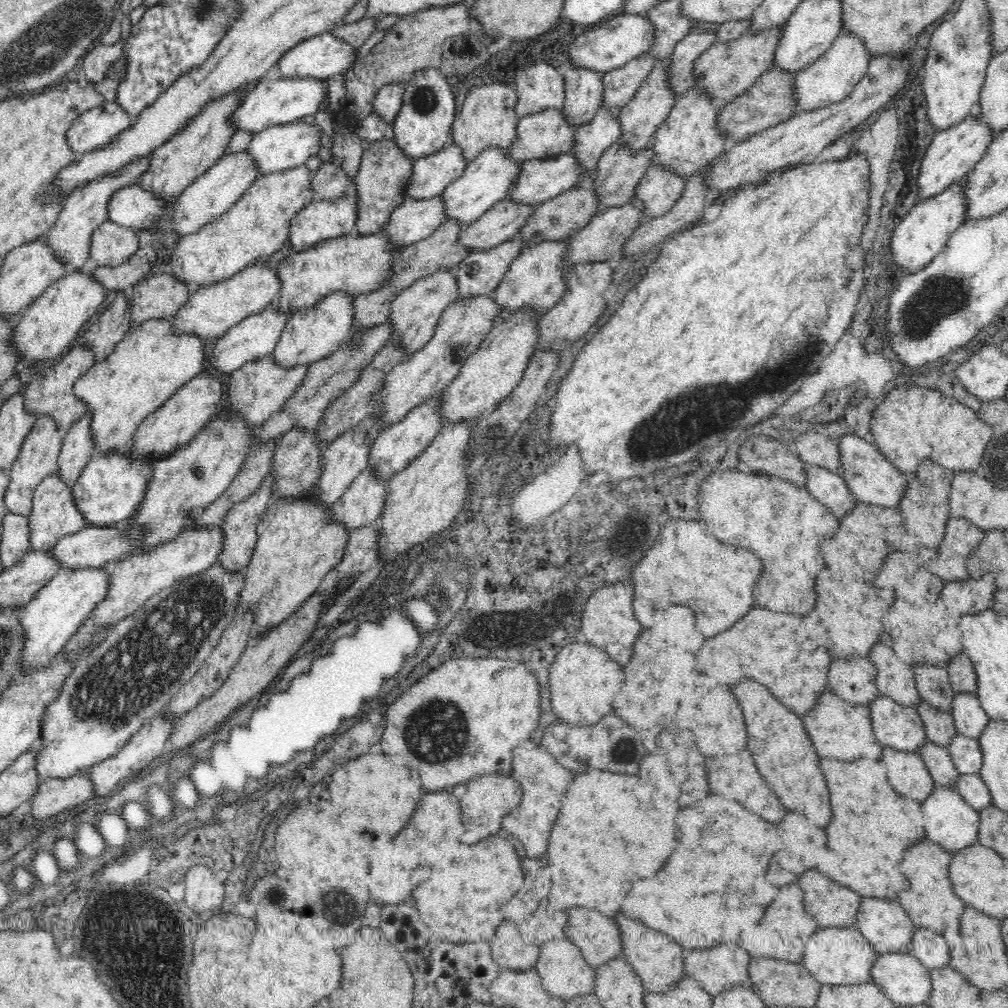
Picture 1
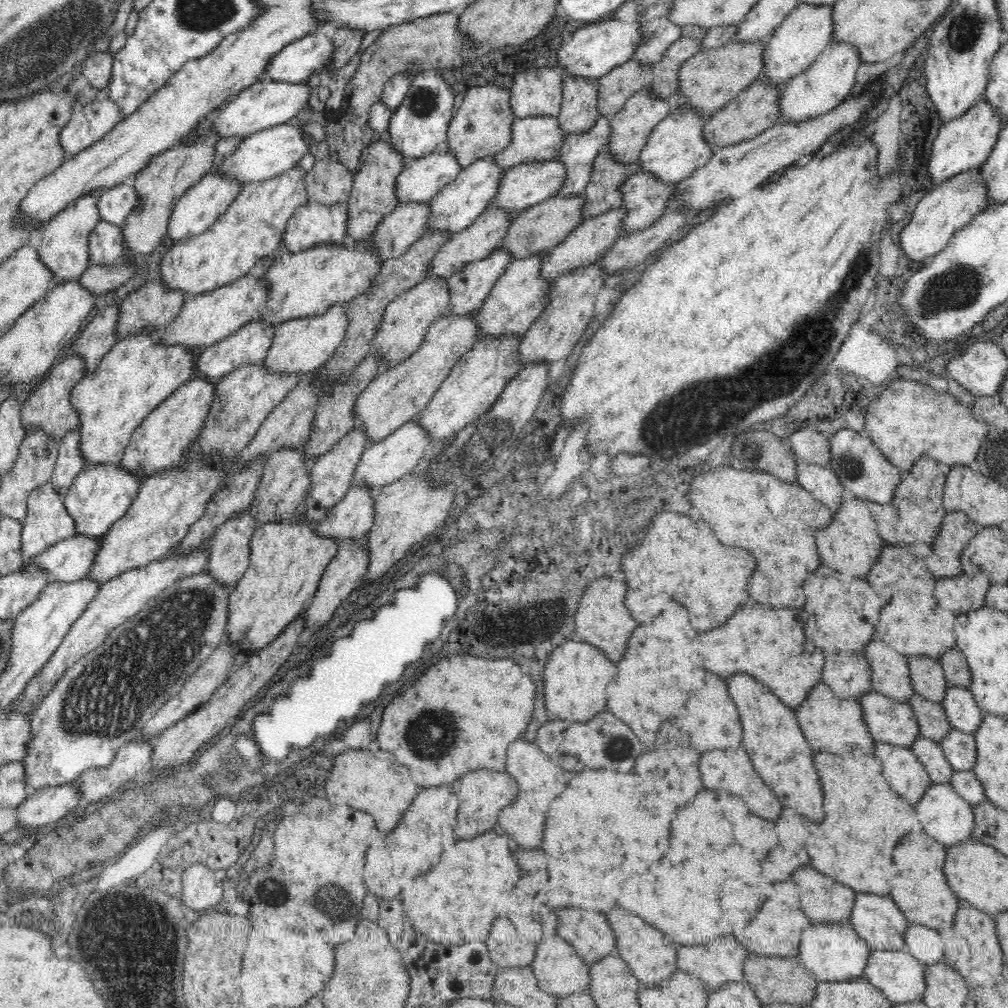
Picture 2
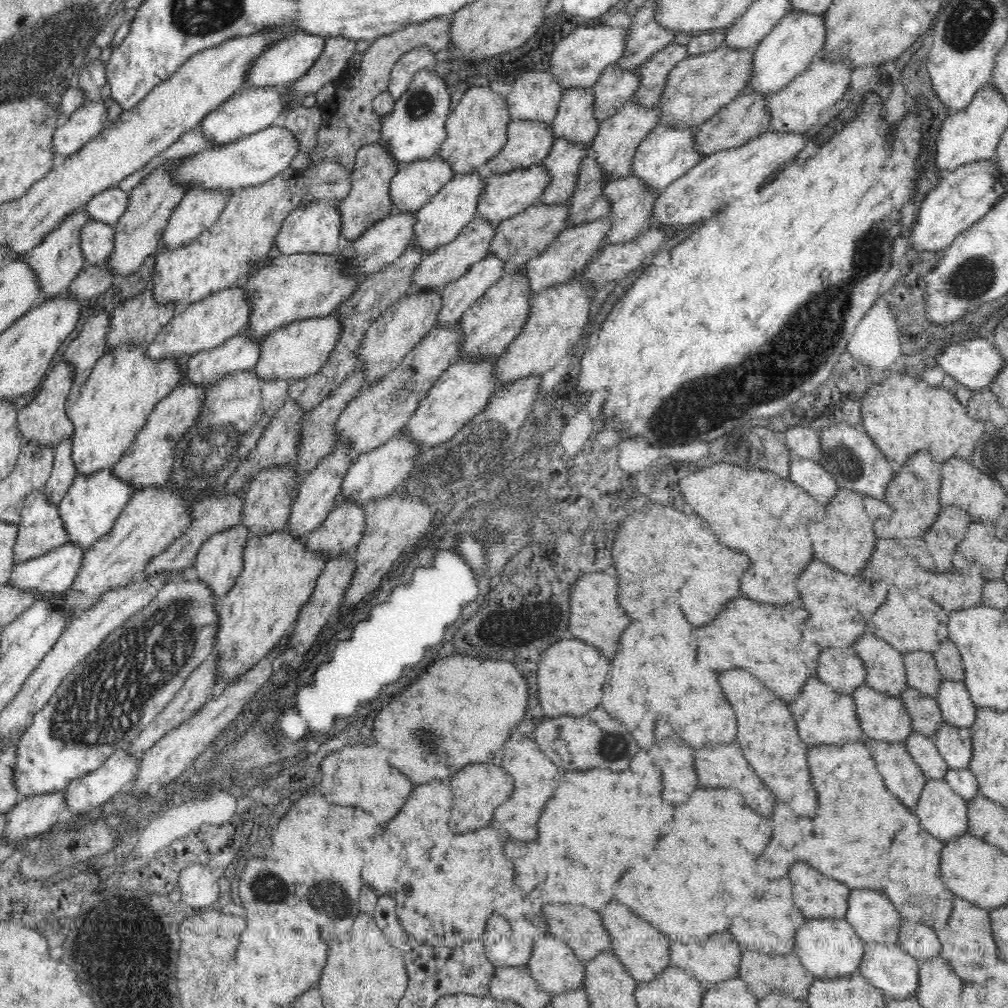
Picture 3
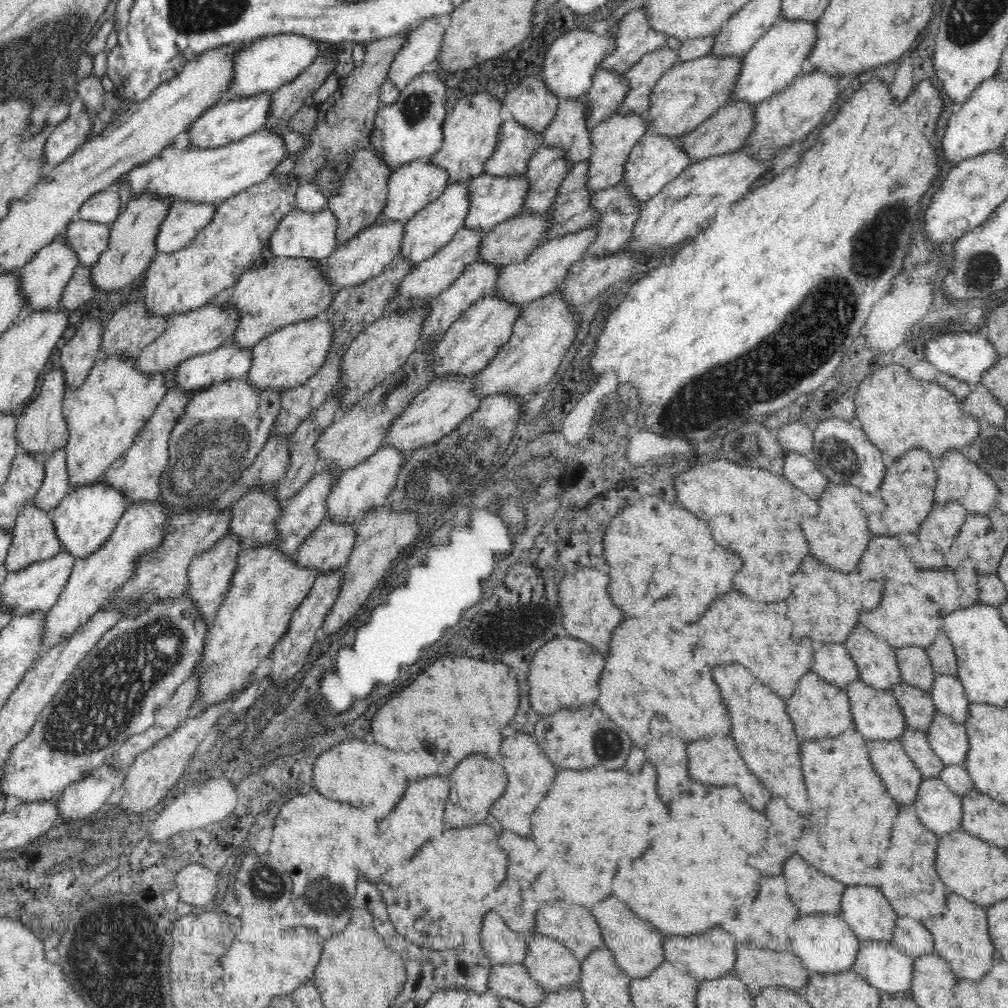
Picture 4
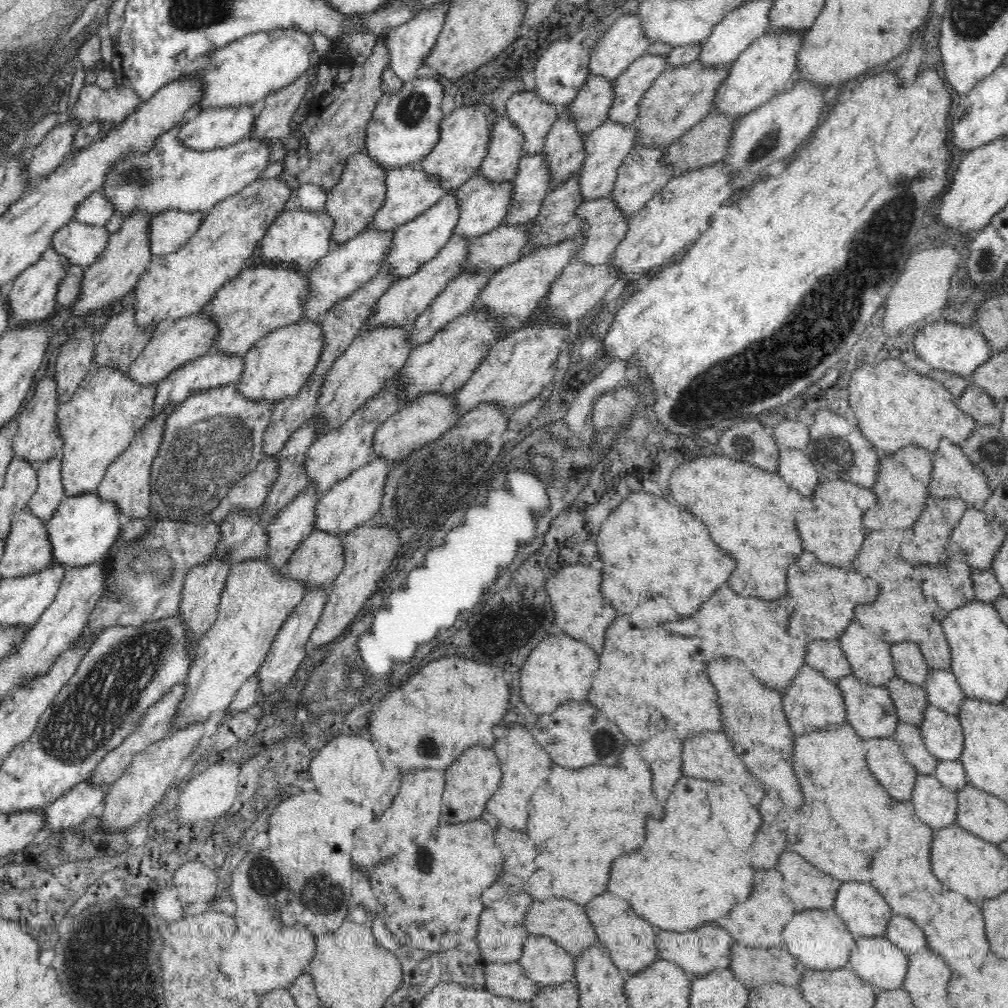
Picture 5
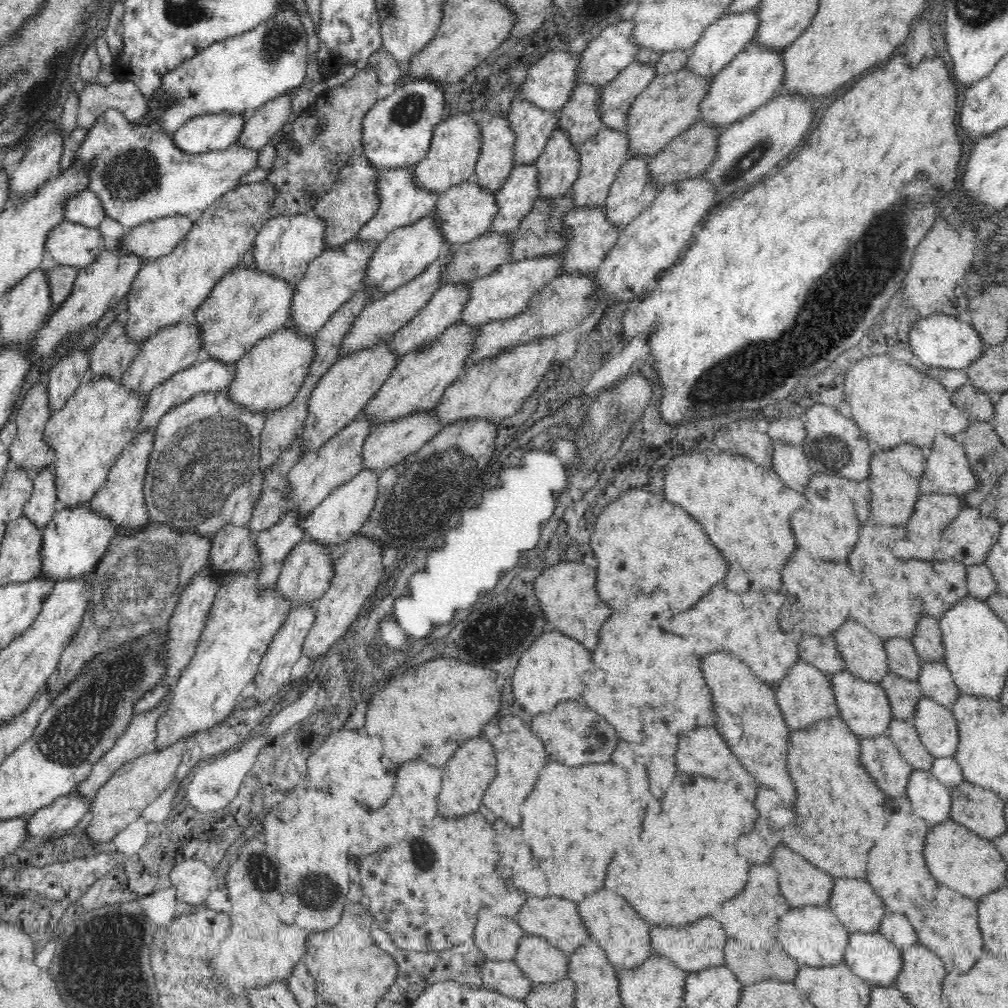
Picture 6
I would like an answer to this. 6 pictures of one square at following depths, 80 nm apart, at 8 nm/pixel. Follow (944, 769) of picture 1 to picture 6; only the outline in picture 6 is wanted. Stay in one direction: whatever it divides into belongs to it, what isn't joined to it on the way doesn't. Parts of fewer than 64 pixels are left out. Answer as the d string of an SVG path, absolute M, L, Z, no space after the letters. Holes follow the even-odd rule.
M892 718L888 735L897 744L903 758L914 769L920 769L921 771L931 770L935 758L922 744L913 720L903 721Z

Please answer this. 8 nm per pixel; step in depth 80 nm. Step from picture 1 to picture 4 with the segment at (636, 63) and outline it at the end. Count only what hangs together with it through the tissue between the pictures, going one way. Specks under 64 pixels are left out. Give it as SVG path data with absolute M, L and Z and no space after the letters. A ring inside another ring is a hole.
M598 69L594 73L592 86L583 96L586 102L586 123L589 128L618 114L628 91L629 82L624 73Z

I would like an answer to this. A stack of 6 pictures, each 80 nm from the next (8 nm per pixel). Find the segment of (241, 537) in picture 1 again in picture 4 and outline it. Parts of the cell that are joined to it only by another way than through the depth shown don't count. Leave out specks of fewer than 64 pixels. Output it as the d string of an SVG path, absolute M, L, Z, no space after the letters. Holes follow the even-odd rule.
M224 534L214 547L196 556L189 565L189 587L186 589L186 594L193 599L193 610L196 610L205 622L210 623L215 618L216 612L224 602L224 597L236 572L237 558L241 550L241 539L234 534Z

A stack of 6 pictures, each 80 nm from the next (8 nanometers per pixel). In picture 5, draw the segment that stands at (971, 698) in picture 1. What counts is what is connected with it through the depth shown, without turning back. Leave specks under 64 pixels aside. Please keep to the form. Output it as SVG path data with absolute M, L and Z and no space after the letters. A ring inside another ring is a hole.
M930 670L924 689L930 705L941 708L956 718L960 716L960 707L966 696L952 672Z

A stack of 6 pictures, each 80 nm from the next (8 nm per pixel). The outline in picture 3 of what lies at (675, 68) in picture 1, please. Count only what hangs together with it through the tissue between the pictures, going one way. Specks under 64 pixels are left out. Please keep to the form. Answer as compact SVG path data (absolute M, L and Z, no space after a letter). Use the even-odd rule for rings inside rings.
M676 42L670 43L656 55L652 55L644 66L638 68L640 88L634 92L635 96L632 100L636 100L648 108L658 105L669 72L688 56L689 48L687 45Z

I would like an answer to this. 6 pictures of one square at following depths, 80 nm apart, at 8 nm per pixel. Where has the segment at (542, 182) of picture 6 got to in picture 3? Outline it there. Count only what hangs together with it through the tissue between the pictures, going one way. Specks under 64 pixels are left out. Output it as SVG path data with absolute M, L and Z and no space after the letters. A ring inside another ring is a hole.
M567 87L561 90L561 102L550 133L556 138L592 144L599 128L594 116L593 87Z

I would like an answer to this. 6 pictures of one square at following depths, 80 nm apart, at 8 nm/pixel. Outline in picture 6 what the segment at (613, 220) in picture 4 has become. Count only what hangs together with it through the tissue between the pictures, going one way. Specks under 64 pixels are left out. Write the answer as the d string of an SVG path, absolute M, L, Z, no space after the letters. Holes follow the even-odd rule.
M574 207L569 210L565 217L565 228L560 235L566 241L564 254L564 264L560 274L586 274L598 268L602 261L608 256L612 248L616 246L619 232L622 227L617 227L614 223L609 222L606 215L606 208L602 207Z

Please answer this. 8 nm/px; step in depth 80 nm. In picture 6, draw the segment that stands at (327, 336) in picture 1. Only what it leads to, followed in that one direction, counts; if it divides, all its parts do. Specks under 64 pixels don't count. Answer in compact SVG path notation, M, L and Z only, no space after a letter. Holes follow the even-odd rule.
M285 326L259 340L250 351L234 363L235 372L226 390L234 403L250 411L278 411L290 404L308 376L314 355L314 337L305 336L292 326Z

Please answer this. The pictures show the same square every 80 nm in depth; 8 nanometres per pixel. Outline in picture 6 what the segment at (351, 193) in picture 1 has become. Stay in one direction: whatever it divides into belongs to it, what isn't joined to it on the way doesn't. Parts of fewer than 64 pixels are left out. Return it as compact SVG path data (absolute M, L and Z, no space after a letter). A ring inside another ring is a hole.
M314 213L296 216L276 214L268 219L256 236L252 254L258 271L282 278L288 282L297 282L307 271L308 263L320 256L328 247L325 244L325 220Z

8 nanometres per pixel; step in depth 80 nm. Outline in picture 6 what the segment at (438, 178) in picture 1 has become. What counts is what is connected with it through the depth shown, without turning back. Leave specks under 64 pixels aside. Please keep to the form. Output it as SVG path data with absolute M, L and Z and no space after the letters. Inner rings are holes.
M412 168L381 172L377 181L377 192L380 204L376 214L357 233L357 238L364 243L378 244L396 228L407 227L408 224L428 216L430 212L434 212L438 196L442 194L442 192L426 191L418 187L417 183L413 182Z

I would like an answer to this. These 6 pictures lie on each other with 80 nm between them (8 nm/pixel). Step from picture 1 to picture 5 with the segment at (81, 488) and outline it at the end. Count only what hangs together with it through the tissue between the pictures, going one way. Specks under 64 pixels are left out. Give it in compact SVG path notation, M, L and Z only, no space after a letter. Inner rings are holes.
M97 491L76 497L65 496L52 518L45 521L49 542L52 544L52 563L80 568L81 565L92 565L100 560L118 536L119 510L110 501L100 500Z

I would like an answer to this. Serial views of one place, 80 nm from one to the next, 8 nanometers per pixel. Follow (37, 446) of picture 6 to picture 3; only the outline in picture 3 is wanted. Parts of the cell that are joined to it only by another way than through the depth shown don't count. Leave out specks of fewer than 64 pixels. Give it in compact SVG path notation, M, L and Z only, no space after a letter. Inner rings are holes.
M60 362L48 374L46 373L44 382L39 384L38 393L17 412L17 423L24 442L34 441L38 445L56 448L60 442L73 436L73 423L65 412L65 400L76 382L75 368L69 368L68 365L69 363Z

